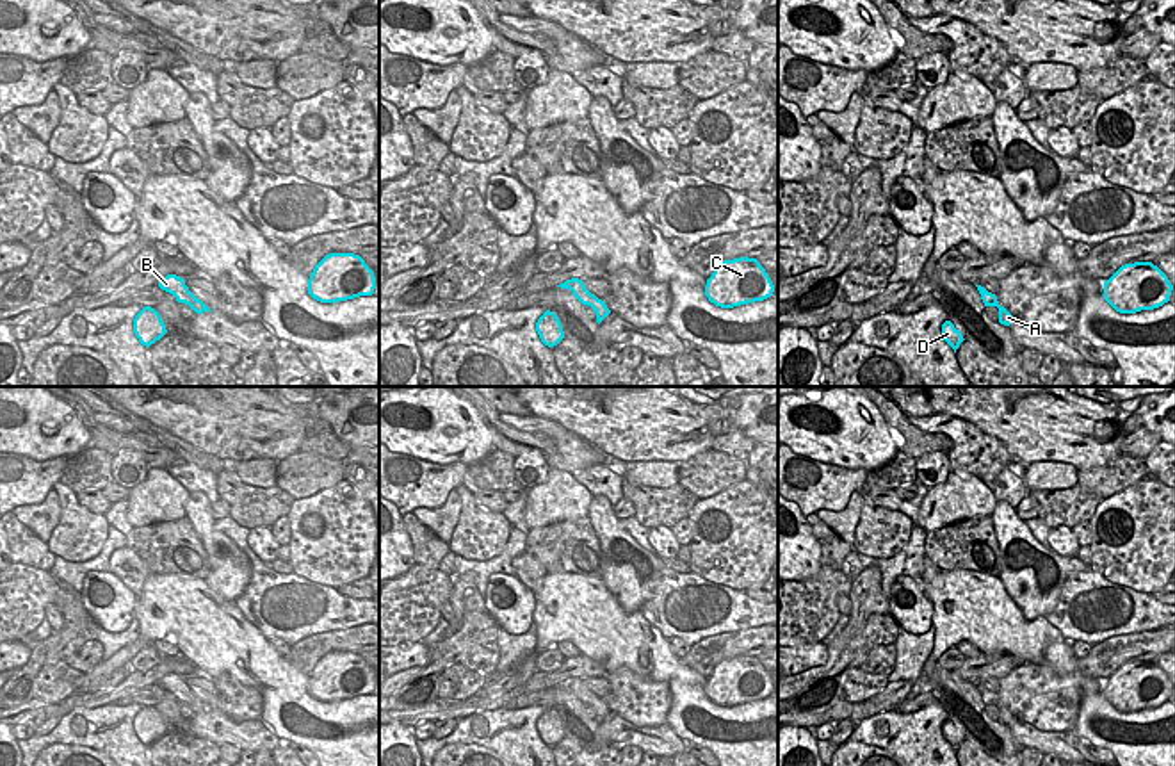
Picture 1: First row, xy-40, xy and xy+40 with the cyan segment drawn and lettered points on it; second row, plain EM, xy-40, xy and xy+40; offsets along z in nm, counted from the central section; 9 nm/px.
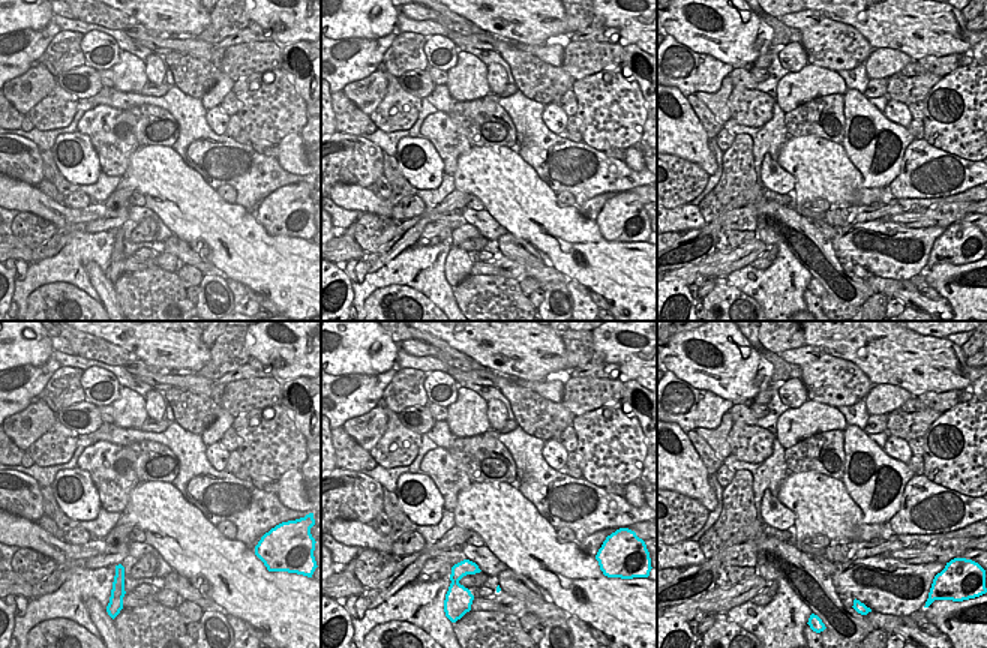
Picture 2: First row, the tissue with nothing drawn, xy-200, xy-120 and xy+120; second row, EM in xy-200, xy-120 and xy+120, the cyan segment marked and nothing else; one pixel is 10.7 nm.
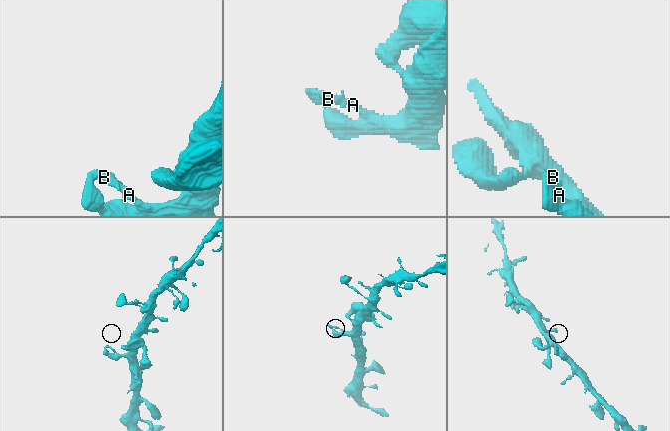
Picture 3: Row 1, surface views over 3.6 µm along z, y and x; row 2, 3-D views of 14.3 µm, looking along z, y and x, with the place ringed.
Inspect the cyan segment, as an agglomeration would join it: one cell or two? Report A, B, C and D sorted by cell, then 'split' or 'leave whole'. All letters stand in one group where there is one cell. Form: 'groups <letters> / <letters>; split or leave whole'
groups A B C D; leave whole

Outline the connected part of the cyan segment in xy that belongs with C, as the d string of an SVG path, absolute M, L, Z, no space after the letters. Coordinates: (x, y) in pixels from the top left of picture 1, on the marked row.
M757 258L721 262L707 280L705 296L721 308L733 308L771 297L774 285Z

